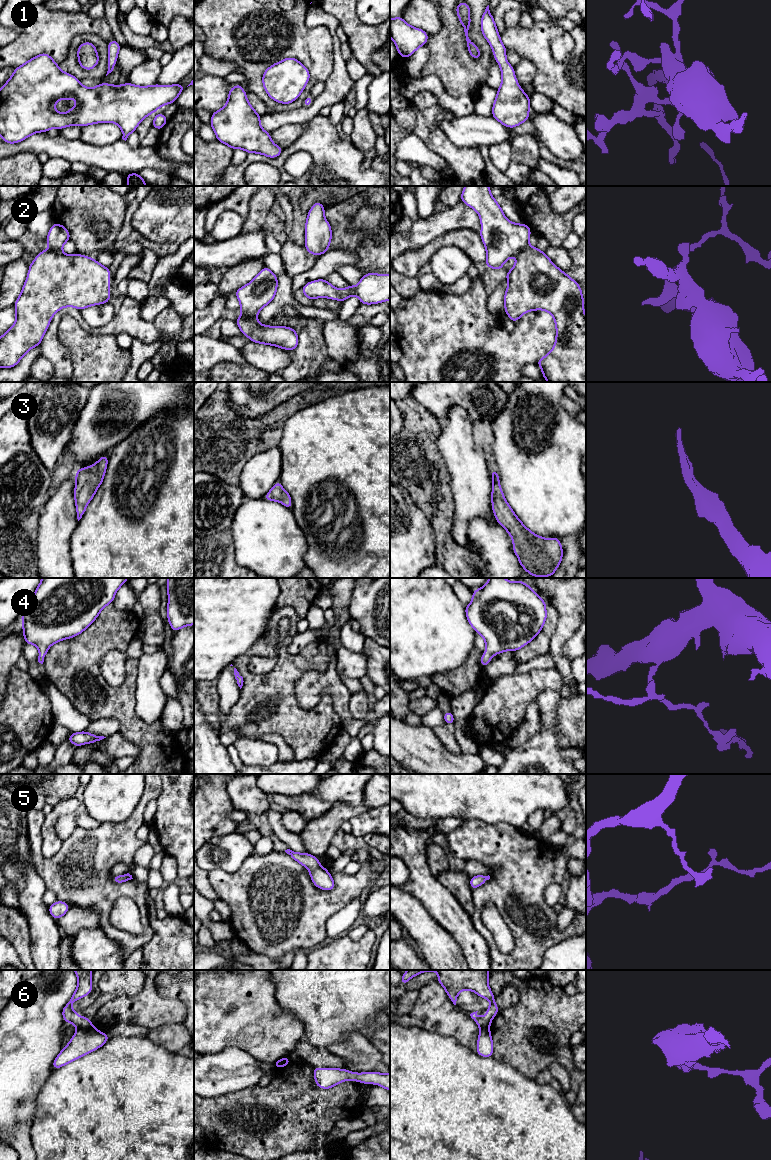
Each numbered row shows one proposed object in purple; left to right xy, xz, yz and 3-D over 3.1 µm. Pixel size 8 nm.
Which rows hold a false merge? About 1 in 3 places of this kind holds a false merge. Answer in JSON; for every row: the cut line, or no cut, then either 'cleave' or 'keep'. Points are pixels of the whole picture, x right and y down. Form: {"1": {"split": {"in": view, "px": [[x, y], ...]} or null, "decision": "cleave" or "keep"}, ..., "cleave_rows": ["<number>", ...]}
{"1": {"split": null, "decision": "keep"}, "2": {"split": {"in": "xz", "px": [[243, 313], [255, 318]]}, "decision": "cleave"}, "3": {"split": null, "decision": "keep"}, "4": {"split": null, "decision": "keep"}, "5": {"split": null, "decision": "keep"}, "6": {"split": {"in": "xy", "px": [[93, 1026], [78, 1028]]}, "decision": "cleave"}, "cleave_rows": ["2", "6"]}

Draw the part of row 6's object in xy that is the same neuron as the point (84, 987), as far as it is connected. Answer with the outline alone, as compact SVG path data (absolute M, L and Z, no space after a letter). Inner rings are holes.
M73 970L77 977L77 989L62 1010L64 1022L70 1022L77 1028L93 1028L93 1023L84 1016L78 1016L77 1011L71 1008L71 1004L92 992L92 970Z

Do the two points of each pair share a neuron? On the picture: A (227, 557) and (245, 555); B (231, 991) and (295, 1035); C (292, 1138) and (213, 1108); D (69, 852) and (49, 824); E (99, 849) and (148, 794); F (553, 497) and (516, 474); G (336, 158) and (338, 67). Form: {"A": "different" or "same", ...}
{"A": "different", "B": "same", "C": "same", "D": "different", "E": "same", "F": "same", "G": "different"}

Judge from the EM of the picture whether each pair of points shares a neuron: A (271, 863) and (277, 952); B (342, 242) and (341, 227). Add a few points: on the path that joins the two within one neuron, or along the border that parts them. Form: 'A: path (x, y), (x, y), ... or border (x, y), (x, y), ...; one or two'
A: path (271, 885), (271, 919), (274, 930); one
B: path (342, 238), (341, 231); one

